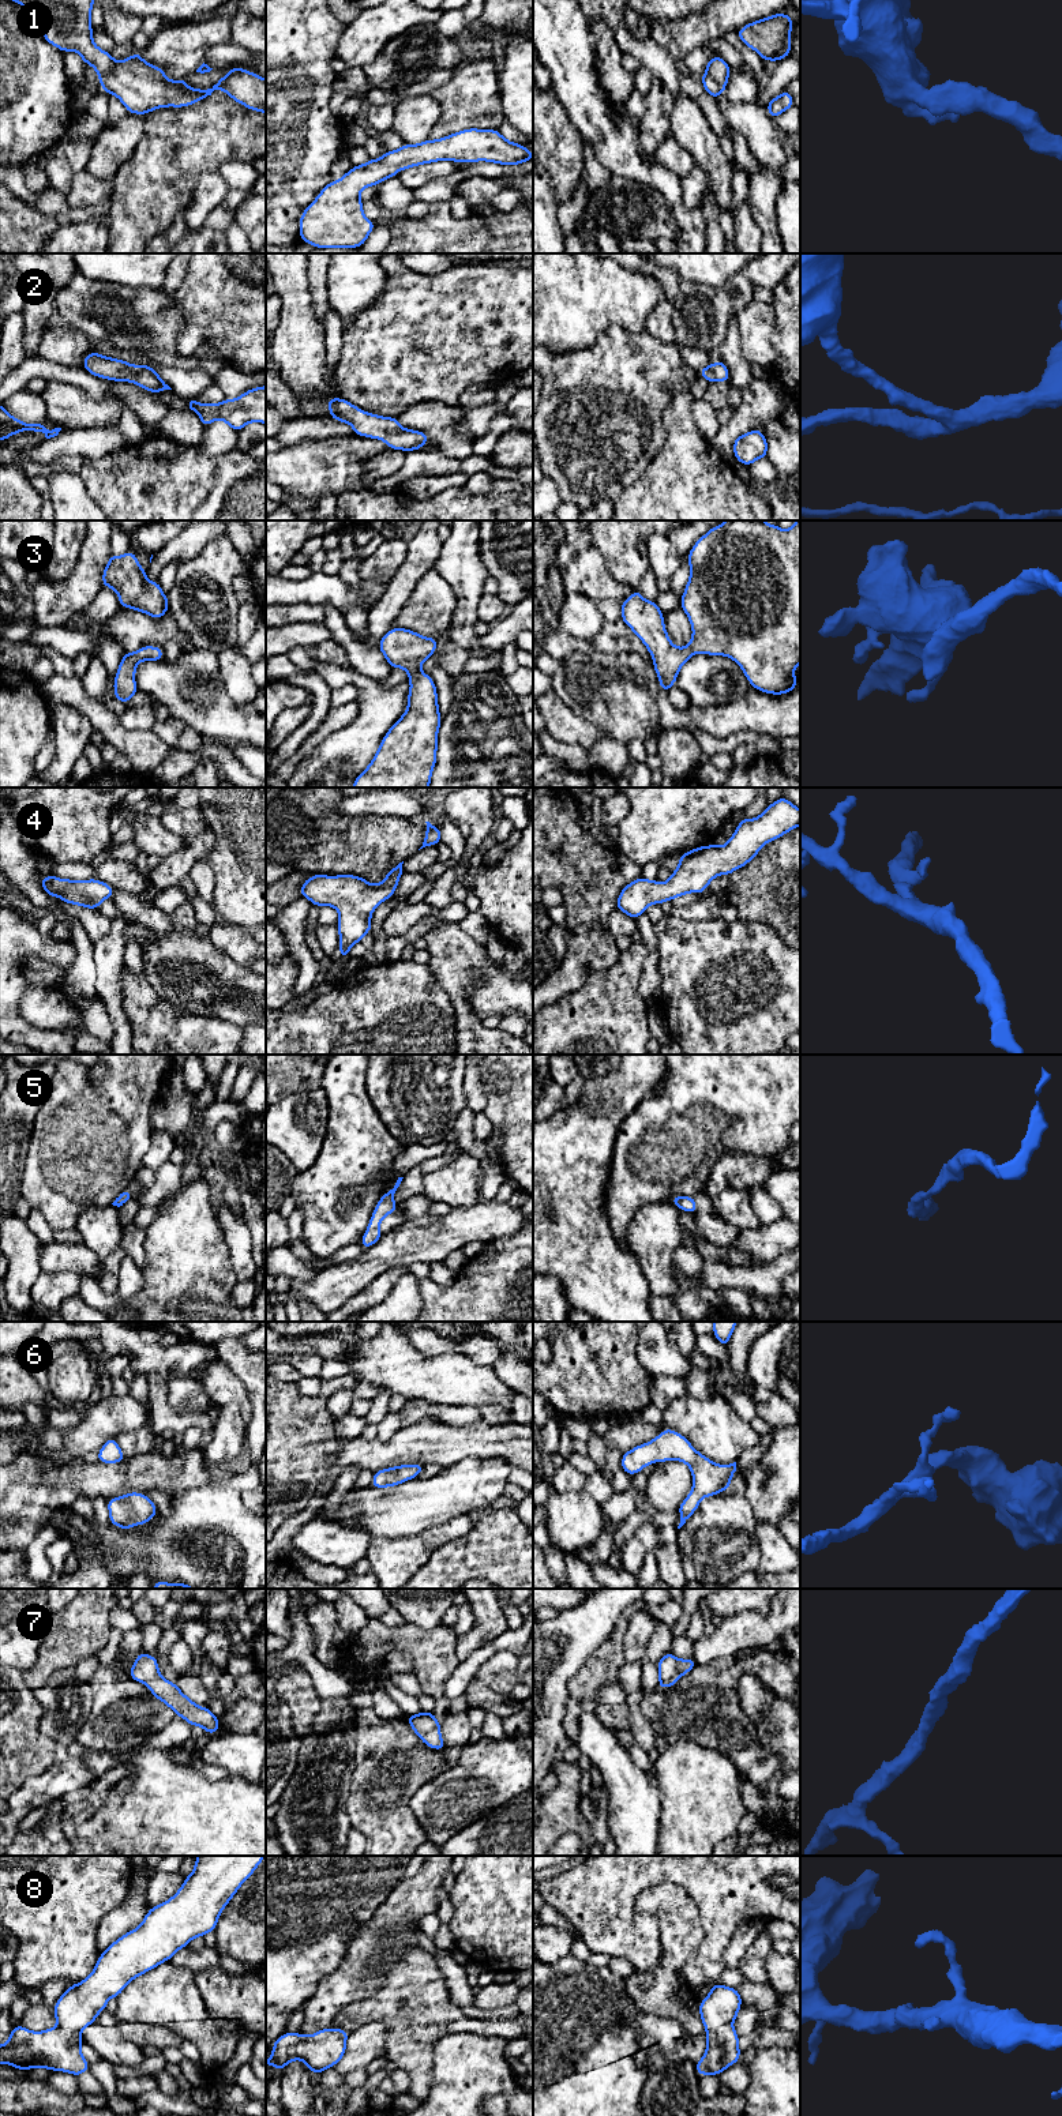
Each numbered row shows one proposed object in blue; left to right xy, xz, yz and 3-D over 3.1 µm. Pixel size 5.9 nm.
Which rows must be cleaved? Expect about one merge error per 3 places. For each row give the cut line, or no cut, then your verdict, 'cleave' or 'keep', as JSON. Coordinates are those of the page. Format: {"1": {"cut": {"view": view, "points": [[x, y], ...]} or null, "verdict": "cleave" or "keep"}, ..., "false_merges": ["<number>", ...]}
{"1": {"cut": null, "verdict": "keep"}, "2": {"cut": null, "verdict": "keep"}, "3": {"cut": null, "verdict": "keep"}, "4": {"cut": null, "verdict": "keep"}, "5": {"cut": null, "verdict": "keep"}, "6": {"cut": null, "verdict": "keep"}, "7": {"cut": null, "verdict": "keep"}, "8": {"cut": null, "verdict": "keep"}, "false_merges": []}

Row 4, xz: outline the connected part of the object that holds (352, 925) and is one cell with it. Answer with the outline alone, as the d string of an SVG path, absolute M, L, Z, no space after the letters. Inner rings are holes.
M404 861L391 868L378 884L354 875L312 875L304 880L300 890L303 898L308 898L318 907L333 906L339 914L339 956L349 958L350 947L372 931L371 914L395 892L404 873L402 864Z

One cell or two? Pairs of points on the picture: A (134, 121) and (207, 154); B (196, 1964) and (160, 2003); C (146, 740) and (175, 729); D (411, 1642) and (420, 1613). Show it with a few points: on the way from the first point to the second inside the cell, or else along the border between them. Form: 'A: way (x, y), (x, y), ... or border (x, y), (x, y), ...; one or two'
A: border (146, 119), (143, 135), (131, 156); two
B: border (169, 1961), (183, 1965), (194, 1973); two
C: border (152, 729), (172, 748); two
D: border (406, 1622), (423, 1630), (432, 1630), (439, 1626); two

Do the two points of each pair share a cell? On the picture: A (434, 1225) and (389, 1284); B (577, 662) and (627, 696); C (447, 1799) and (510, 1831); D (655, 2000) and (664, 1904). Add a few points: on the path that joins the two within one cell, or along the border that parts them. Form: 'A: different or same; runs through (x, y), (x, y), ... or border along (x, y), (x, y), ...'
A: different; border along (408, 1266), (394, 1266), (374, 1280)
B: same; runs through (589, 675), (603, 688), (615, 691)
C: different; border along (511, 1799), (457, 1833)
D: same; runs through (665, 1976), (672, 1959), (672, 1928)

